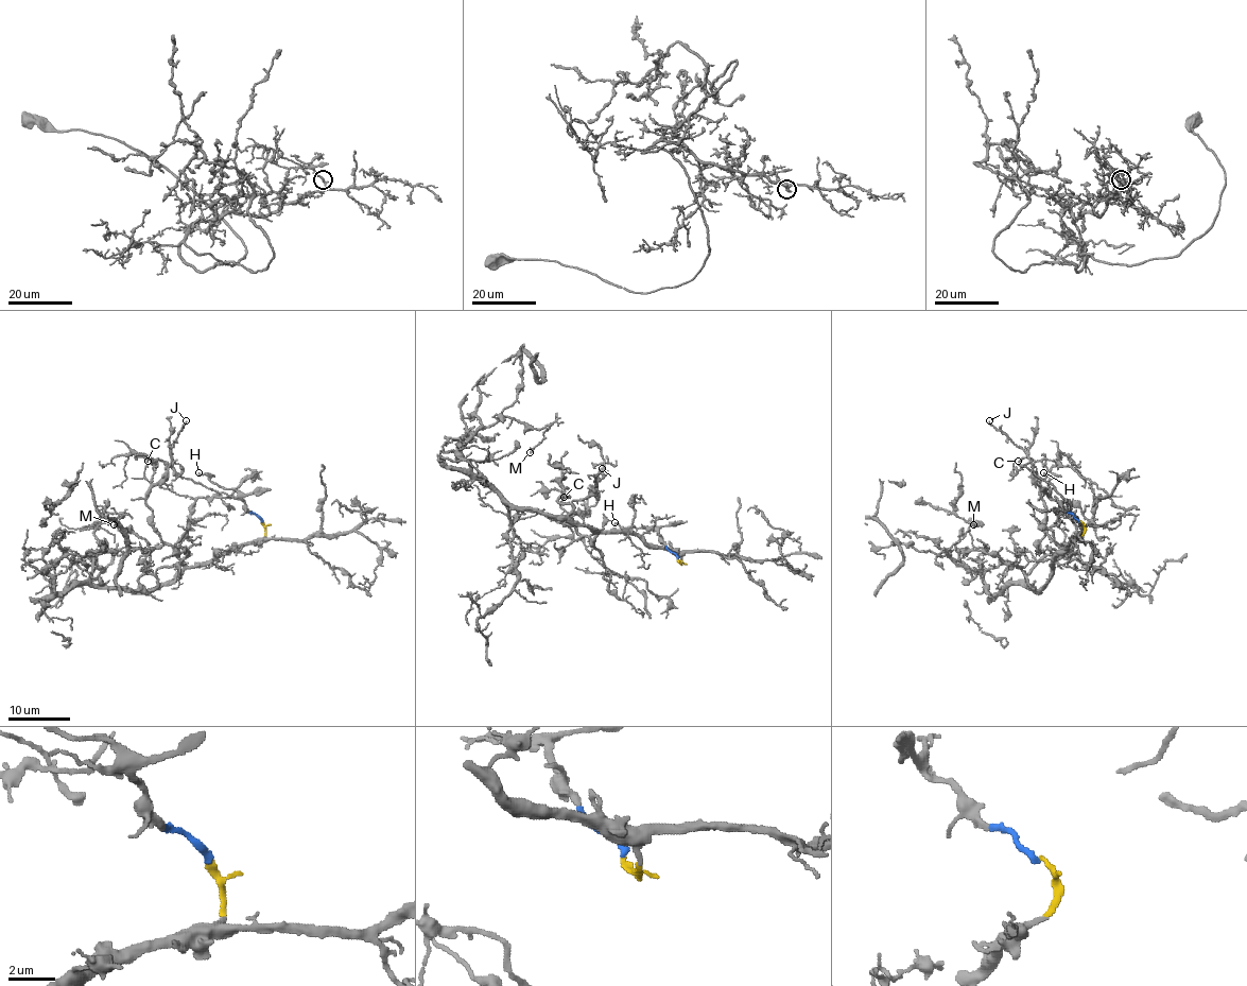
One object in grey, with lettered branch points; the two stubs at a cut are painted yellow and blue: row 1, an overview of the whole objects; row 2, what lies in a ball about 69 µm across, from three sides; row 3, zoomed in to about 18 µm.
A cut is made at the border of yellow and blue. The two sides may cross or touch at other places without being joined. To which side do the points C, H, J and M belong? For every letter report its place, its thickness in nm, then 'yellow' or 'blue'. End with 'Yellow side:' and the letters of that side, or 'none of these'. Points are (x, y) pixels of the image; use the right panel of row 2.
C: place (1018, 461); calibre 180 nm; yellow
H: place (1043, 472); calibre 140 nm; blue
J: place (989, 420); calibre 110 nm; yellow
M: place (973, 524); calibre 90 nm; yellow
Yellow side: C, J, M

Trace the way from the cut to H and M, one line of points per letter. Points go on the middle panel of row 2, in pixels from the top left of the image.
H: (678, 558), (653, 529), (622, 528), (615, 523)
M: (678, 558), (630, 532), (593, 532), (560, 517), (512, 509), (457, 451), (502, 417), (549, 428), (530, 452)

